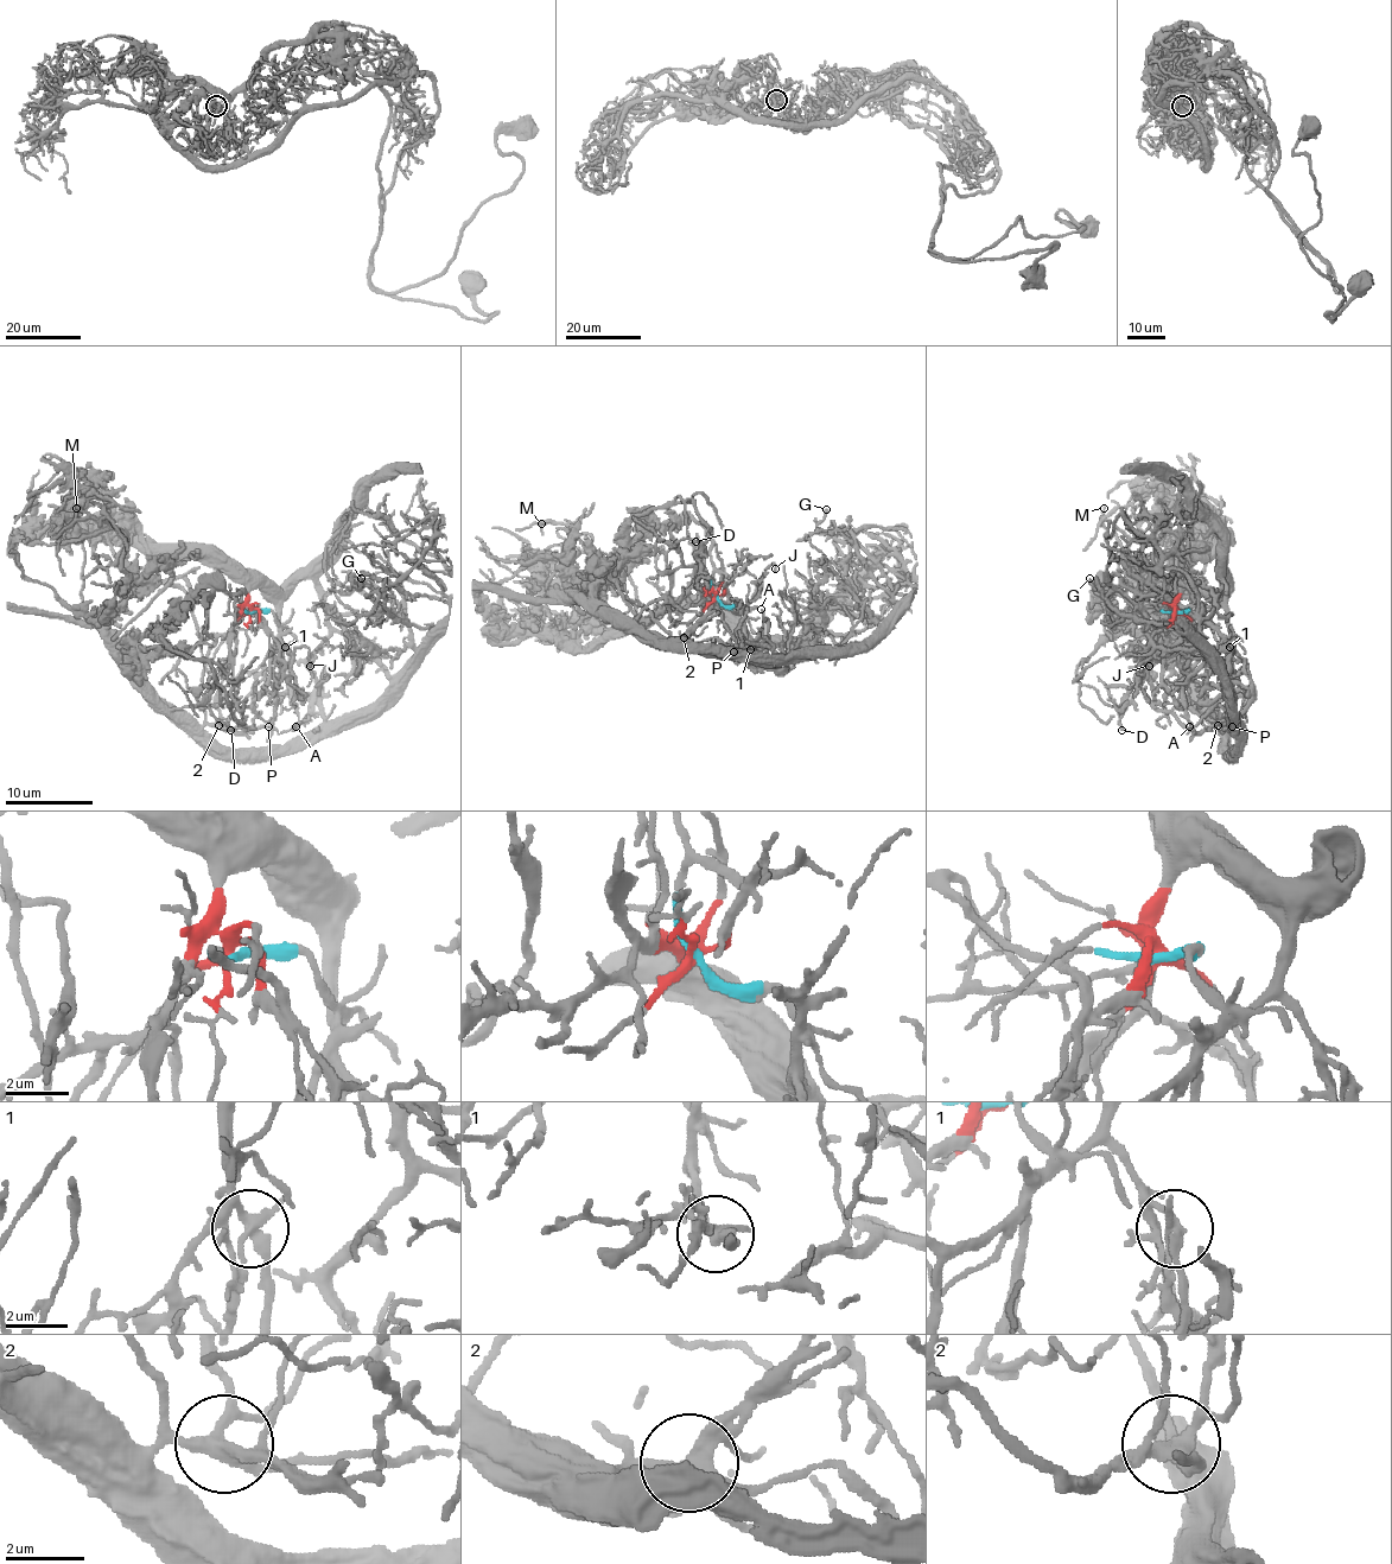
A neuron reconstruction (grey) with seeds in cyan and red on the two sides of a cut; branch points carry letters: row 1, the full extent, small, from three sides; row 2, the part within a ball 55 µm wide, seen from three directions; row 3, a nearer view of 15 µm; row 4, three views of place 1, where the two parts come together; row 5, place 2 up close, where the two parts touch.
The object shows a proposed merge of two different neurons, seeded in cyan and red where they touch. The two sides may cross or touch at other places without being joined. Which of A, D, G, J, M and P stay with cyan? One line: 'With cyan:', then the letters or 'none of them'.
With cyan: G, M, P

